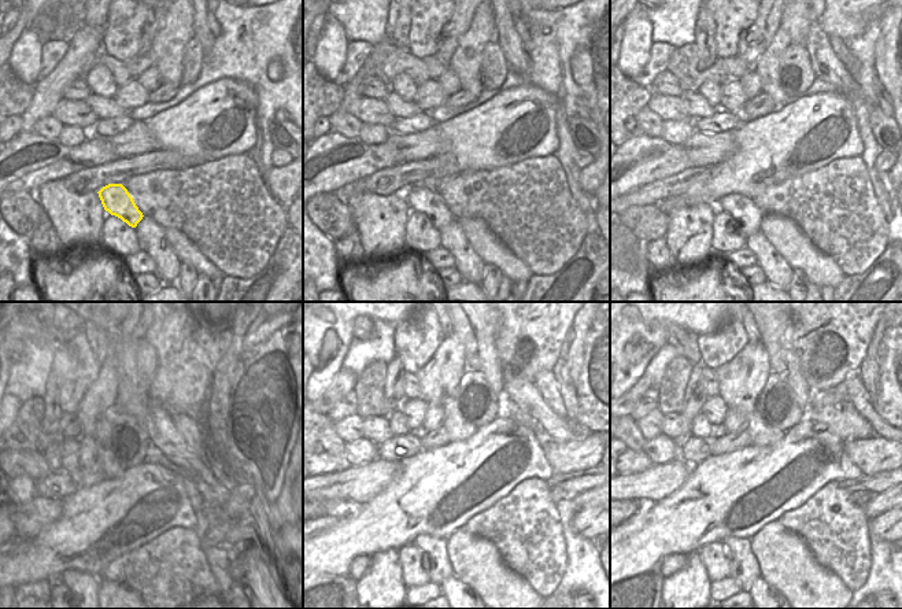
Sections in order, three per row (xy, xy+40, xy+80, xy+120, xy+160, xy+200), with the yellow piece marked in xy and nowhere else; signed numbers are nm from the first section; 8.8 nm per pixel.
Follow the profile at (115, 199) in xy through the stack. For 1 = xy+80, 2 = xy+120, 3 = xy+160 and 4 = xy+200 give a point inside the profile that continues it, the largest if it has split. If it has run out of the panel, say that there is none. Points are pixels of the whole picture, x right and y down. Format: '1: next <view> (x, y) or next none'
1: next xy+80 (746, 213)
2: next xy+120 (128, 541)
3: next xy+160 (440, 568)
4: next xy+200 (745, 568)

